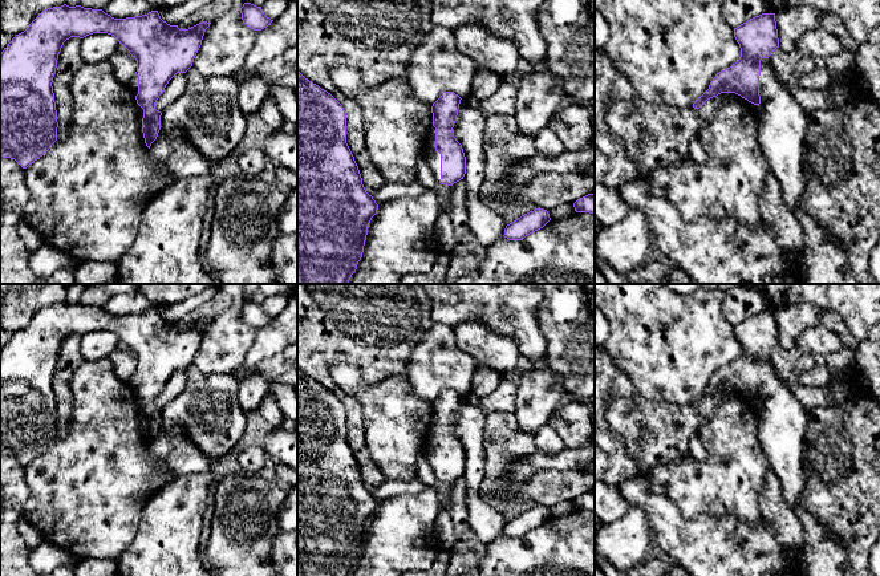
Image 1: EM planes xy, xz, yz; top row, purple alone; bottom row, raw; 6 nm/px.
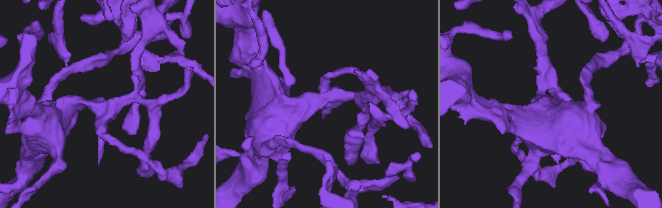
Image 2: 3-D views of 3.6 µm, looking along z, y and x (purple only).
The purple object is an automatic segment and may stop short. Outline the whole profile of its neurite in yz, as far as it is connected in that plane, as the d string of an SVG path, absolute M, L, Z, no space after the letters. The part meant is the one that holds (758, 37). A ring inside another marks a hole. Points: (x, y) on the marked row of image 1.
M775 13L747 20L734 28L734 37L741 48L739 60L715 74L693 108L699 109L721 93L735 93L758 106L761 150L803 230L806 251L795 259L799 284L857 284L845 250L799 206L806 187L803 149L808 121L769 58L779 48Z

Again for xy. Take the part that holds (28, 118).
M64 4L42 11L0 53L0 157L15 159L27 169L57 141L58 122L52 82L58 54L70 37L84 38L93 33L114 36L137 60L137 72L129 88L139 105L142 133L150 149L161 130L162 113L155 109L155 102L177 73L186 73L192 66L210 24L203 21L188 29L179 29L178 25L163 21L158 11L126 19L114 19L102 9L81 5Z

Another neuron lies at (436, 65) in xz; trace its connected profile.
M433 25L423 42L411 52L405 81L418 101L433 106L443 92L469 97L477 72L477 64L457 49L453 31Z

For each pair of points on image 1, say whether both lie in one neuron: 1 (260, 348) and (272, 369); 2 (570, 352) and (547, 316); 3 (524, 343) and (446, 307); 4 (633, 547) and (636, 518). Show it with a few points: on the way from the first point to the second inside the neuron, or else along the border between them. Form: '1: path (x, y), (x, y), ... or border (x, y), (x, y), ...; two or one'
1: border (283, 349), (256, 366), (267, 382); two
2: path (570, 343), (570, 339), (556, 325); one
3: path (507, 323), (491, 307), (466, 307); one
4: path (633, 540), (636, 524); one

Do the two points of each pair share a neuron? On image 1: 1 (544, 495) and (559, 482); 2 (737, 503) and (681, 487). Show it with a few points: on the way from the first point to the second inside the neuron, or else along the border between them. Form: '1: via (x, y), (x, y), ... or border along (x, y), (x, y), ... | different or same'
1: via (548, 491), (555, 486) | same
2: via (724, 490), (721, 487), (694, 487) | same

